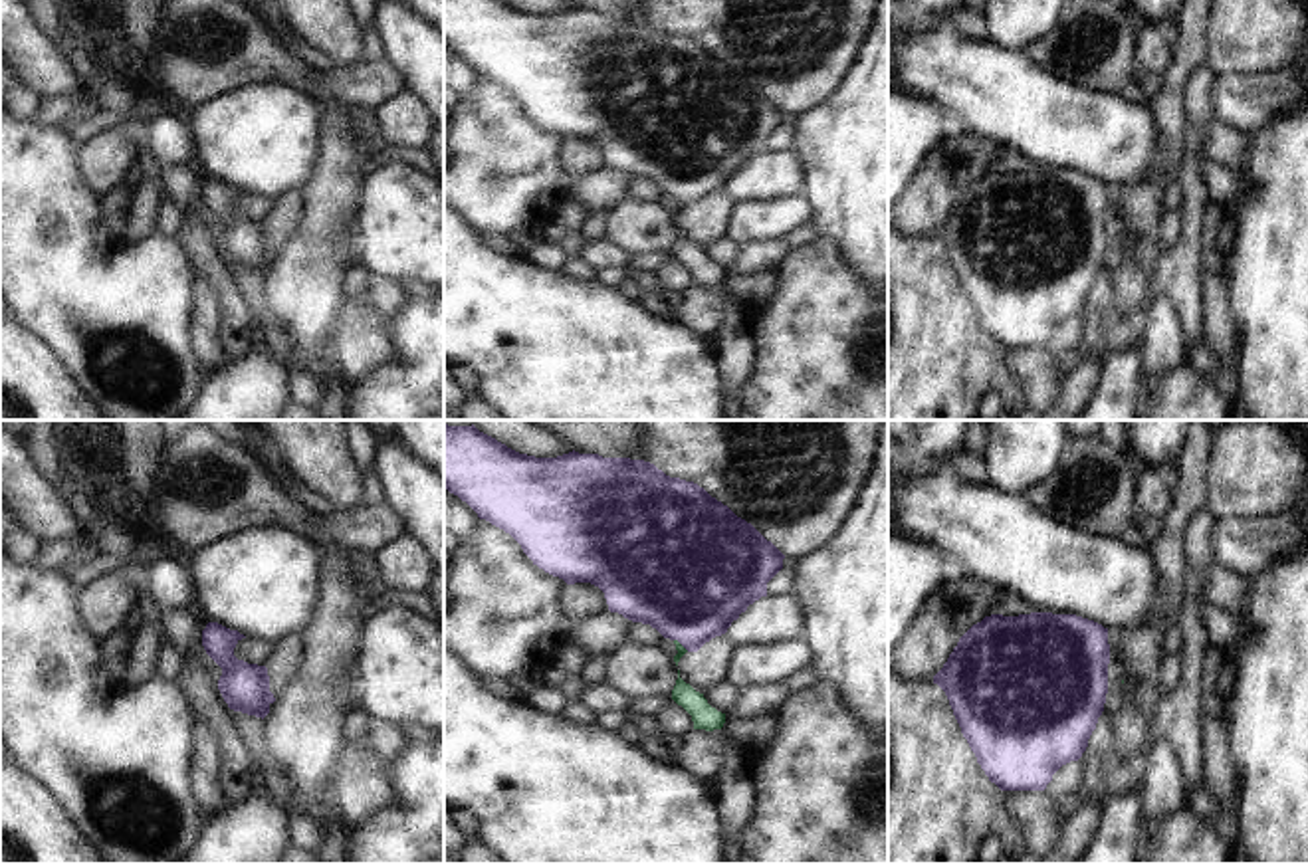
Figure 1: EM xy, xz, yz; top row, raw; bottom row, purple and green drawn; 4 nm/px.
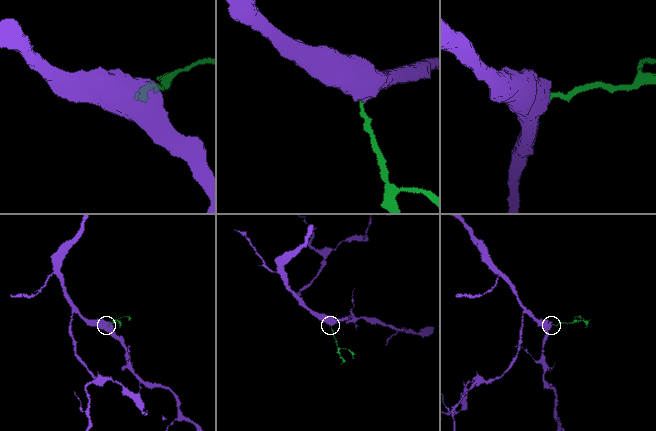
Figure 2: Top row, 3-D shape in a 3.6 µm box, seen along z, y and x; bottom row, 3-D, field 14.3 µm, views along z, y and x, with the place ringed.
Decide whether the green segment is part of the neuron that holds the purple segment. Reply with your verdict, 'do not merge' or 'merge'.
merge

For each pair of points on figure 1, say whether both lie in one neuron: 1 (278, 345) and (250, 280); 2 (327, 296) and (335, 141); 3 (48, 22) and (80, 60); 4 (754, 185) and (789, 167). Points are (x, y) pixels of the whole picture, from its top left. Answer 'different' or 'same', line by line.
1: same
2: same
3: same
4: same

